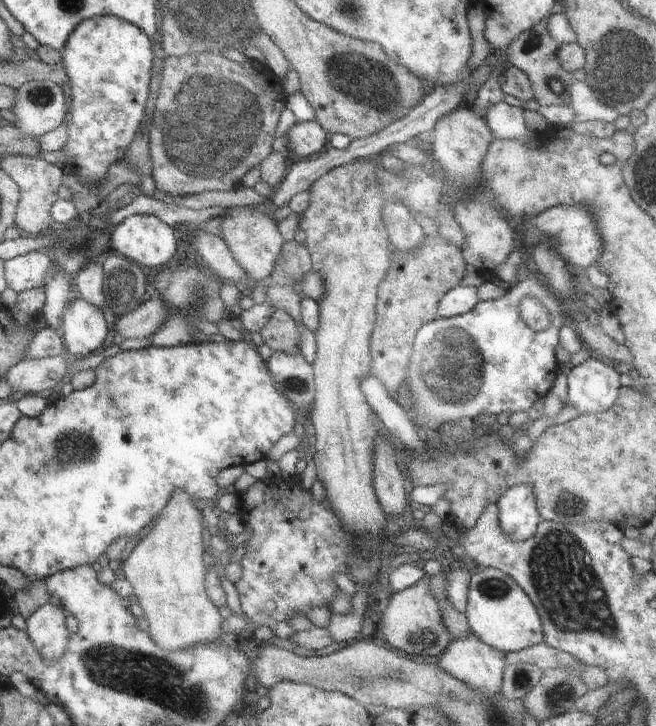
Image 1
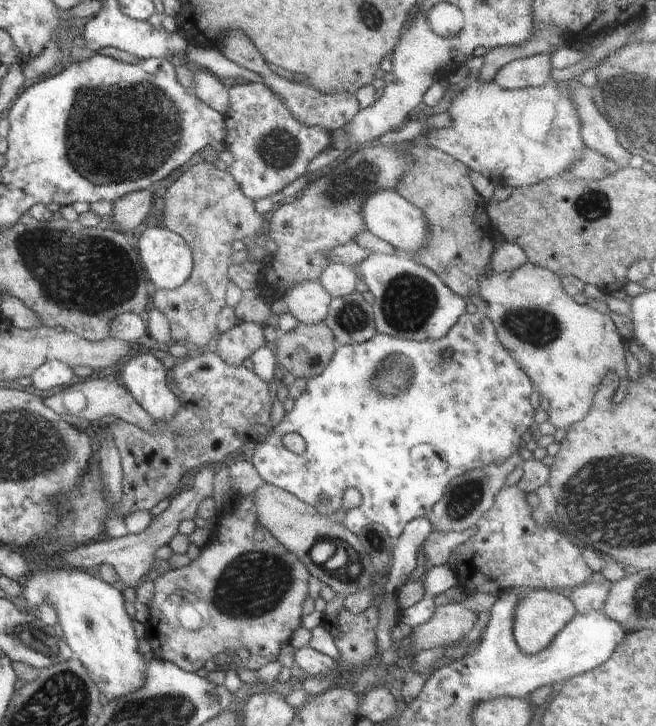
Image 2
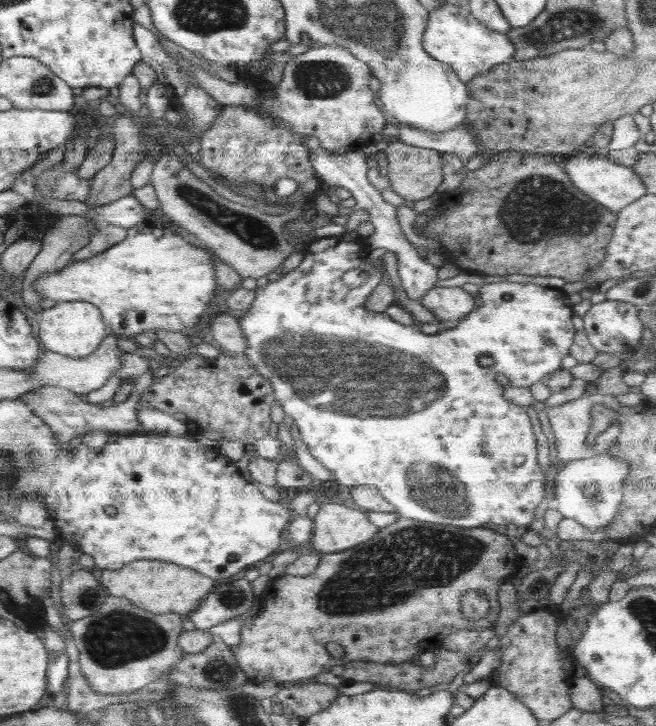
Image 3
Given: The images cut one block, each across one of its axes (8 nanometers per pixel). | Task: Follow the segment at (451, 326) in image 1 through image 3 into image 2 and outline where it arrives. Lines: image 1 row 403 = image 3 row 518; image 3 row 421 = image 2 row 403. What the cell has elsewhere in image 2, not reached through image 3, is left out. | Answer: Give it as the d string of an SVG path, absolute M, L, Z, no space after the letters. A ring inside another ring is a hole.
M466 311L458 319L458 322L452 326L446 336L434 341L411 341L377 332L366 342L353 345L339 345L332 358L328 361L326 368L318 376L307 378L306 390L296 398L292 410L288 414L285 413L282 422L276 426L276 430L270 434L265 443L256 444L254 454L251 454L251 463L258 471L260 478L266 483L276 485L278 488L294 494L296 498L302 500L304 504L312 506L322 516L333 517L334 512L338 512L342 508L342 494L344 494L346 488L357 488L362 495L362 503L359 507L346 511L343 520L344 526L350 532L358 535L361 527L364 525L382 524L388 534L392 538L397 539L410 520L424 518L432 510L436 502L442 498L446 486L450 484L453 478L462 476L462 474L469 470L494 464L494 462L498 464L498 462L510 458L514 450L519 450L523 446L534 424L535 409L530 404L530 399L528 398L533 392L532 385L533 382L528 378L526 371L522 370L522 366L518 366L514 356L498 340L498 335L496 330L494 330L494 323L490 322L490 319L486 315L482 315L482 313L469 313ZM445 351L448 351L450 354L447 360L443 360L441 357ZM398 370L402 370L402 374ZM386 376L394 376L394 378L398 376L402 380L394 380L394 378L386 378ZM396 386L398 386L398 390L396 390ZM289 433L300 434L304 438L306 449L302 454L295 454L282 443L283 436ZM324 492L330 494L330 504L328 506L322 506L322 503L318 502L318 498L326 495Z

